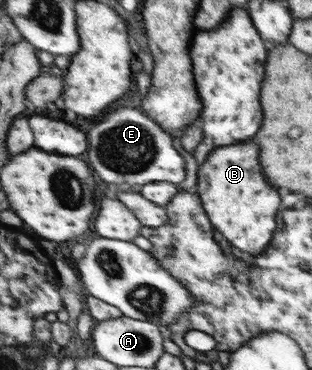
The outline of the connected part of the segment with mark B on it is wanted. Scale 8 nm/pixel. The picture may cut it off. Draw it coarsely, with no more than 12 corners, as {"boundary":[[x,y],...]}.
{"boundary":[[260,145],[211,151],[197,175],[214,231],[262,254],[282,195]]}

